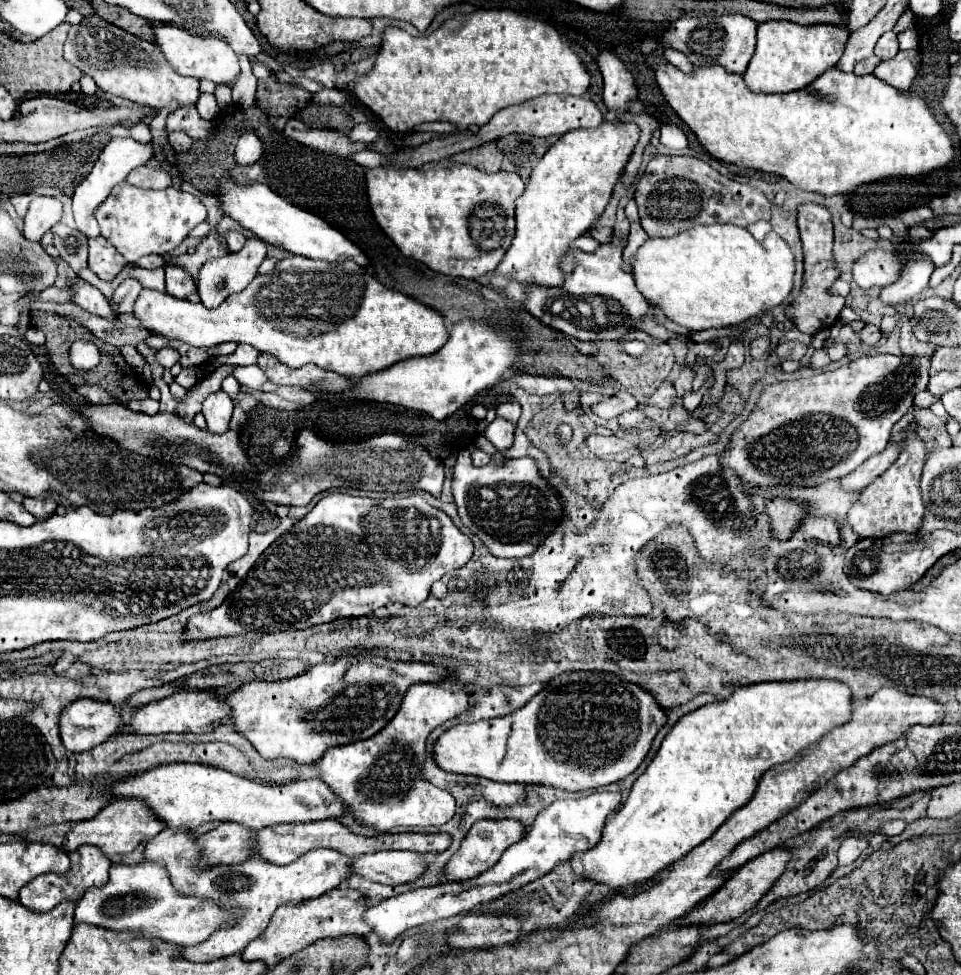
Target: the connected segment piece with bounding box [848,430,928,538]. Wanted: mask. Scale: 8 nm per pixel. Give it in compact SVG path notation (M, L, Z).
M898 430L892 432L890 444L902 446L896 462L860 492L858 502L848 512L848 524L860 538L882 538L894 532L916 532L924 518L920 478L926 464L926 442L916 430Z

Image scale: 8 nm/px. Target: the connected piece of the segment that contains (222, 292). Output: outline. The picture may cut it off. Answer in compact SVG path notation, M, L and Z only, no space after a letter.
M248 240L246 246L240 252L236 252L236 254L224 254L224 256L208 260L198 272L198 294L200 294L202 304L206 308L216 308L230 294L242 292L252 282L252 278L256 278L258 266L262 264L264 258L266 258L266 244L264 244L264 240Z

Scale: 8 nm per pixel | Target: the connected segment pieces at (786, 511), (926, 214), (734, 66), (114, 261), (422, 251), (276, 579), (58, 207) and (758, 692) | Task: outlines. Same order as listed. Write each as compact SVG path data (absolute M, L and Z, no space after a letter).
M768 498L766 512L772 518L772 528L778 538L788 538L804 514L804 506L786 498Z
M921 205L916 206L916 208L910 208L910 210L904 210L904 212L900 212L898 217L907 228L910 228L915 224L934 218L934 214L928 206Z
M740 14L680 18L670 24L662 42L664 46L686 54L694 66L720 64L728 74L744 74L756 48L756 28L758 24L752 22L752 18Z
M102 236L96 240L90 240L89 252L90 270L102 280L116 278L116 274L122 270L124 262L126 262L124 256L120 252L116 252L116 248Z
M450 158L420 168L374 168L366 172L376 222L404 256L446 276L480 278L492 272L514 238L514 200L524 192L516 172L486 174Z
M334 492L324 496L300 522L270 544L238 588L232 590L218 608L192 616L186 626L186 640L206 640L244 632L302 630L336 618L368 616L390 602L418 606L428 598L432 582L464 566L470 556L472 540L462 534L442 510L430 506L418 494L374 500Z
M36 196L24 218L24 236L40 242L46 230L50 230L62 218L62 204L54 196Z
M836 680L760 682L742 686L736 688L728 700L712 702L686 714L676 722L676 726L672 726L654 760L634 782L628 802L608 818L600 842L592 850L578 854L584 866L582 878L604 884L612 890L650 880L670 862L682 858L708 840L736 808L744 806L752 798L758 780L766 770L792 760L800 750L816 744L828 730L848 722L850 714L850 688Z

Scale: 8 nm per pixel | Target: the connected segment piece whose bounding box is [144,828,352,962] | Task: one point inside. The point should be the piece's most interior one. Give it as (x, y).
(256, 889)

